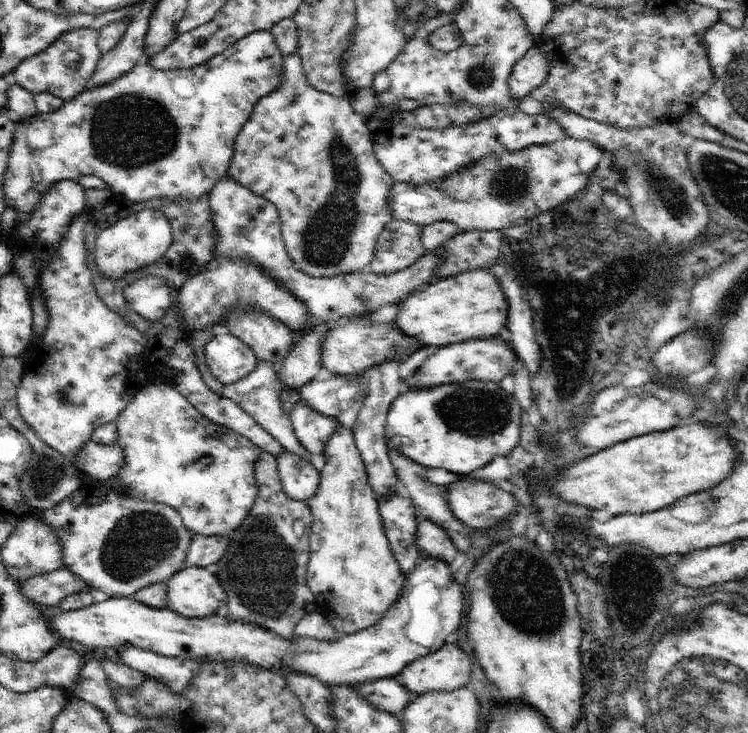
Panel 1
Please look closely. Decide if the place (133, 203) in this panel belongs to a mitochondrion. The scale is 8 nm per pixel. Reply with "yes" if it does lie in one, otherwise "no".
no

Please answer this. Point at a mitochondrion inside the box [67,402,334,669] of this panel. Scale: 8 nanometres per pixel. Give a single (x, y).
(260, 571)

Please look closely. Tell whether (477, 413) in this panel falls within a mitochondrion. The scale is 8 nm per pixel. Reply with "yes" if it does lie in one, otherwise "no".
yes

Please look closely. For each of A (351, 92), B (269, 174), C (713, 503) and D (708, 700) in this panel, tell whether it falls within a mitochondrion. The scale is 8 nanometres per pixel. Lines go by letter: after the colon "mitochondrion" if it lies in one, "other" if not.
A: other
B: other
C: mitochondrion
D: mitochondrion

